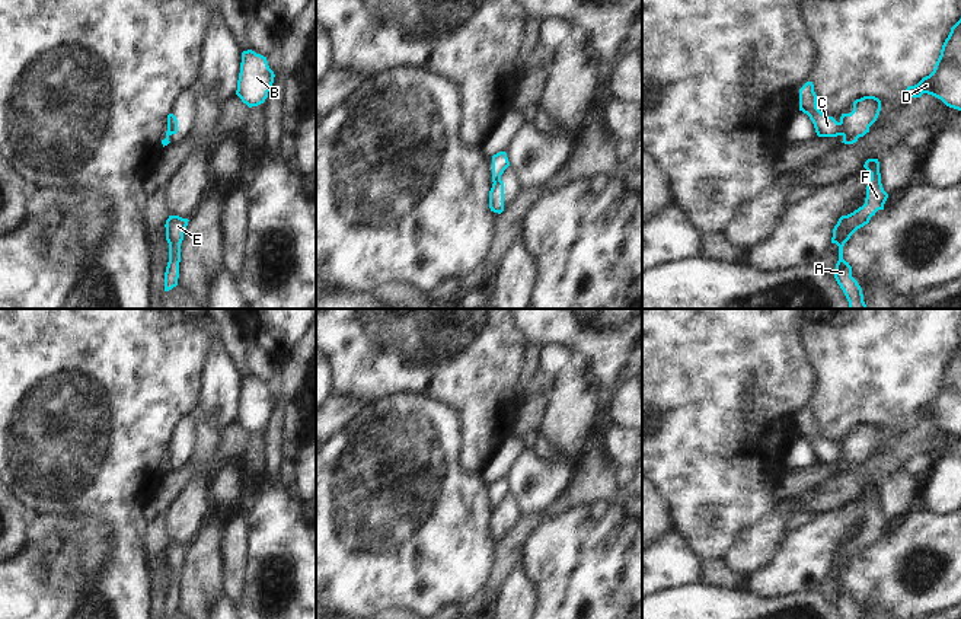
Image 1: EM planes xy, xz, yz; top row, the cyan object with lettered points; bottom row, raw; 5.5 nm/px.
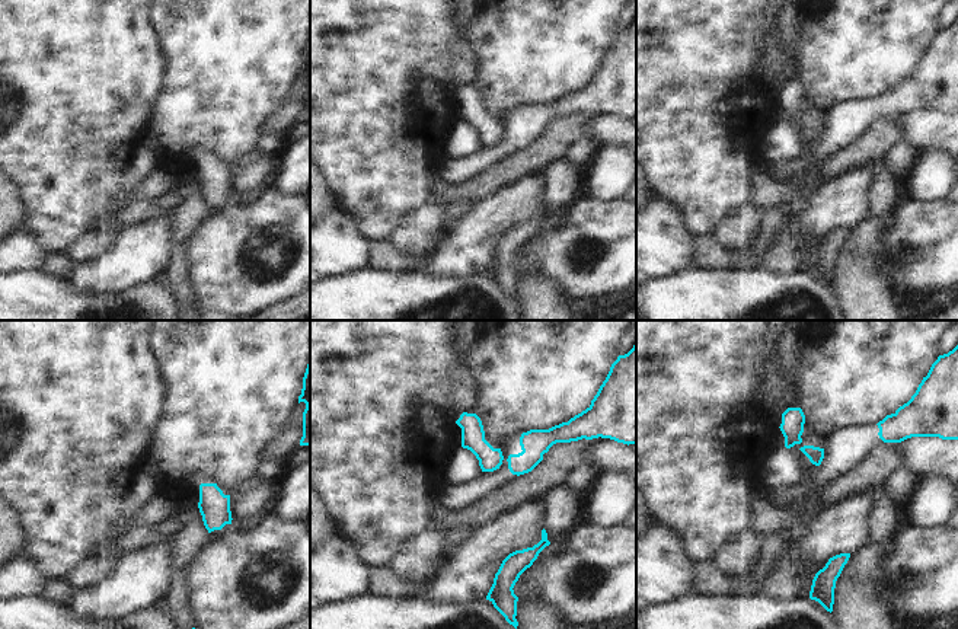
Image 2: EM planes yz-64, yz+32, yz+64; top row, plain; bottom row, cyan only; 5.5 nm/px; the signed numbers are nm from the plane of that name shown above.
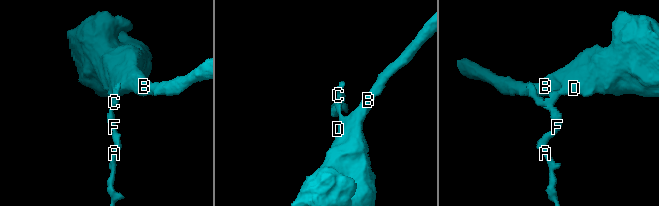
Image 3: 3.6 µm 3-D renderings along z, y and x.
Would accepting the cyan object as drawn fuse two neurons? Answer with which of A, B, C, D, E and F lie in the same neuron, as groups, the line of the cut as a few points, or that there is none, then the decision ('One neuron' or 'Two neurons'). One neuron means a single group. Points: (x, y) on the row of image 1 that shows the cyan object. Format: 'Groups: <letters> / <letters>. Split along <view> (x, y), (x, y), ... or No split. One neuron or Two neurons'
Groups: A C E F / B D. Split along xz (500, 176), (494, 182). Two neurons.

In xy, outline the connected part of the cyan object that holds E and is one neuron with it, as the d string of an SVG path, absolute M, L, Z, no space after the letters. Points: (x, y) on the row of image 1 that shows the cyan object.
M169 216L166 220L166 240L169 243L169 262L165 272L165 291L178 285L179 262L181 262L181 243L183 240L183 232L188 226L188 218L179 216Z

